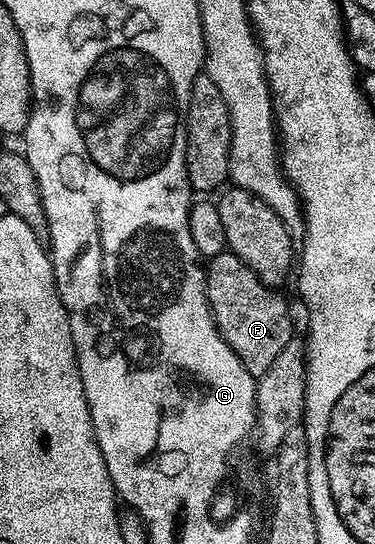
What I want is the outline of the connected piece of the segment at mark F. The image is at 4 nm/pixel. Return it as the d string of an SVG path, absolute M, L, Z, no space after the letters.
M227 250L211 257L204 268L204 289L214 322L222 338L238 354L242 366L251 376L259 378L270 370L274 358L294 339L292 312L281 293L267 288L241 260Z

